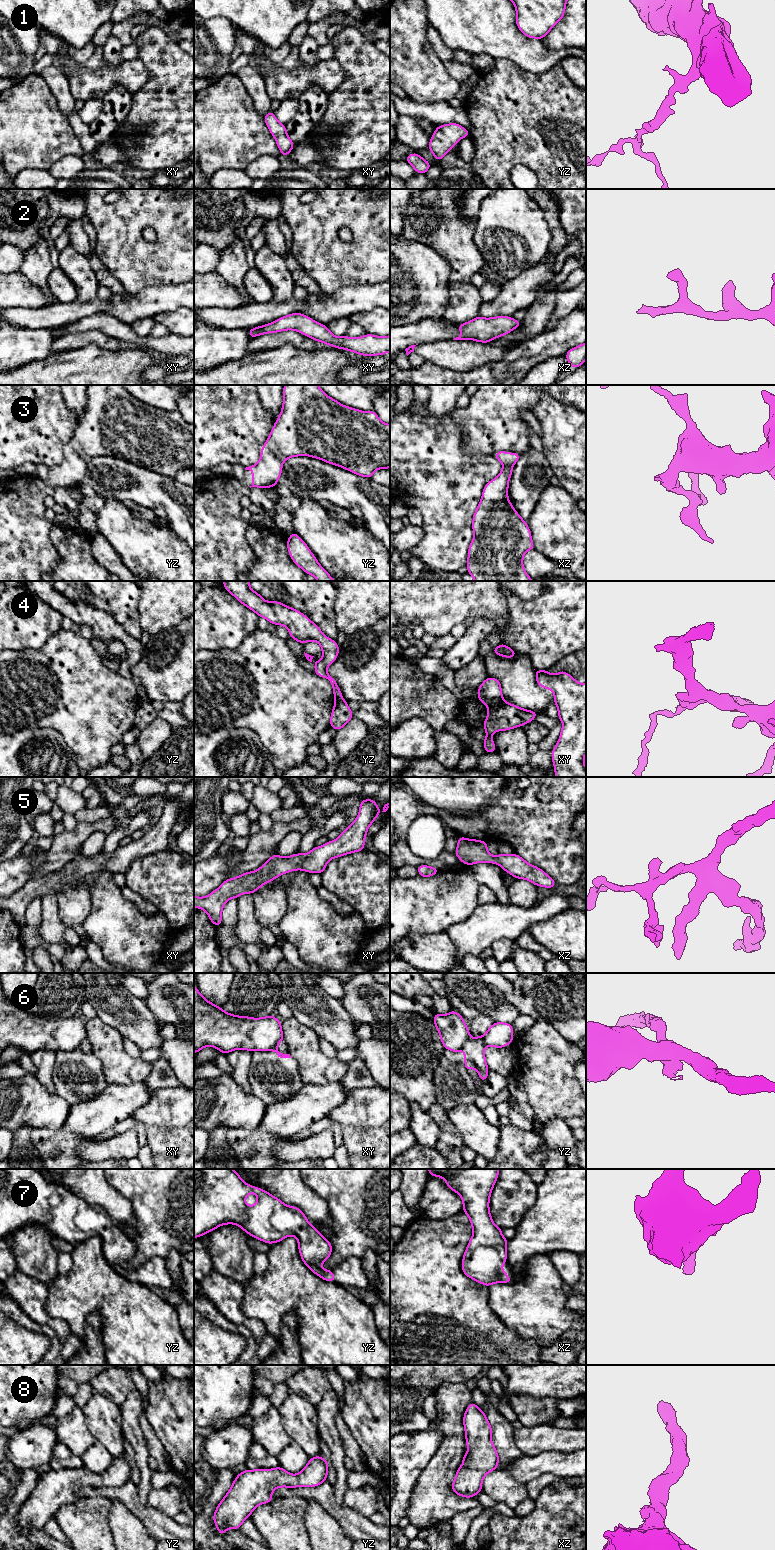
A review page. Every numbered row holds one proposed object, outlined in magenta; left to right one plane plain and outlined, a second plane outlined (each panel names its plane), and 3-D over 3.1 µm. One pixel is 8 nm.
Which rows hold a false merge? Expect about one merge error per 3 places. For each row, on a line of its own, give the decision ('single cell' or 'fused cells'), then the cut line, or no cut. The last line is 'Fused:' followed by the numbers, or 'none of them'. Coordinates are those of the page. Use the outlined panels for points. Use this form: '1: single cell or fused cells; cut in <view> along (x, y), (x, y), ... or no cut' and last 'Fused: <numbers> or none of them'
1: single cell; no cut
2: single cell; no cut
3: single cell; no cut
4: fused cells; cut in xy along (503, 700), (488, 708)
5: single cell; no cut
6: fused cells; cut in yz along (469, 1038), (459, 1050)
7: single cell; no cut
8: single cell; no cut
Fused: 4, 6

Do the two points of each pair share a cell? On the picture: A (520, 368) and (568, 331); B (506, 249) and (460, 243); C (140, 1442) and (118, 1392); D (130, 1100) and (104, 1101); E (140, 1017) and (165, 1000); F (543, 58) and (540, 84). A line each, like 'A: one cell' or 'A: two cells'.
A: one cell
B: two cells
C: two cells
D: one cell
E: two cells
F: two cells

